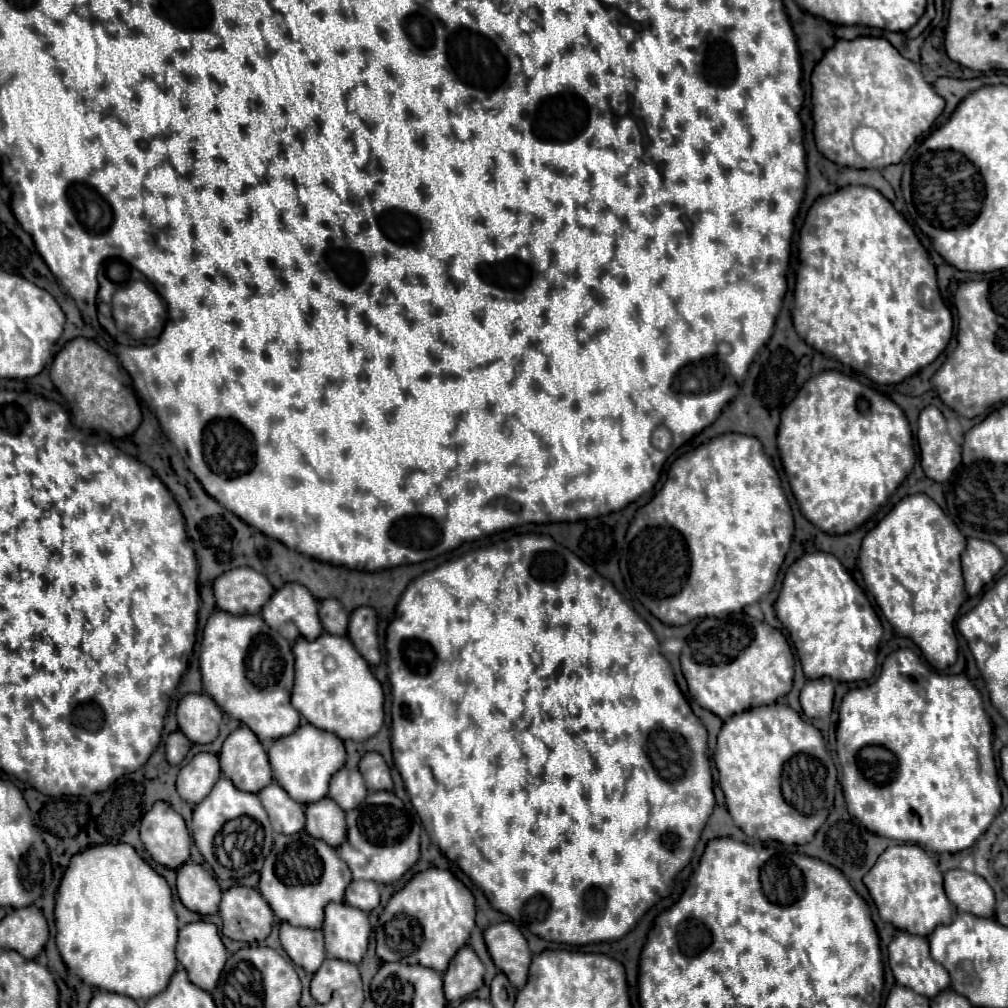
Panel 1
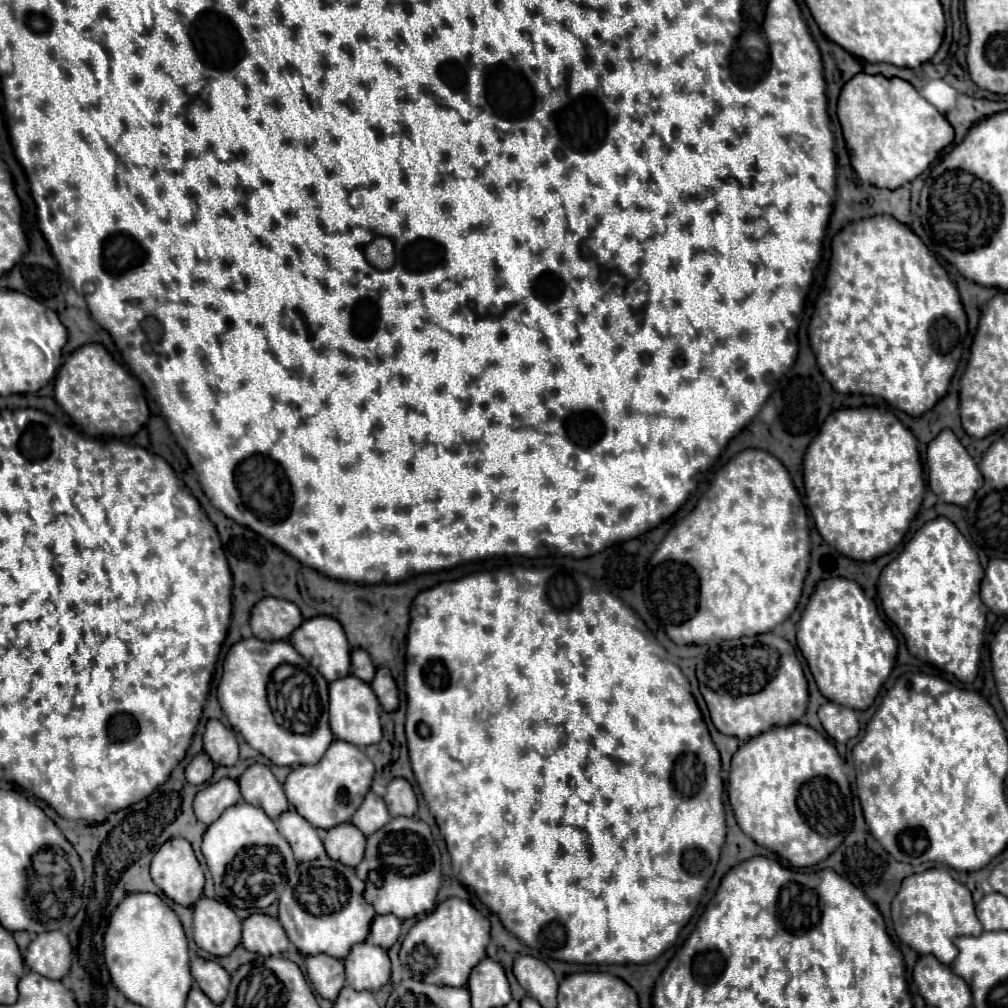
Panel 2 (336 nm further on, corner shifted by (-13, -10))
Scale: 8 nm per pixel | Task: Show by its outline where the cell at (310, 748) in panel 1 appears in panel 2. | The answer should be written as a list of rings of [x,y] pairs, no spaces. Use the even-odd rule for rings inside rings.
[[[334,740],[326,750],[326,756],[318,764],[294,766],[284,782],[288,802],[316,828],[328,830],[342,822],[350,822],[350,816],[362,804],[374,776],[374,764],[368,754],[344,740]]]

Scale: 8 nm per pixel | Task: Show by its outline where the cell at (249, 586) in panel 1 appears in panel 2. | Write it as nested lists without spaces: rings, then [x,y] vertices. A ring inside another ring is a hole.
[[[266,596],[250,610],[250,628],[260,640],[286,640],[298,624],[302,624],[298,606],[284,598]]]

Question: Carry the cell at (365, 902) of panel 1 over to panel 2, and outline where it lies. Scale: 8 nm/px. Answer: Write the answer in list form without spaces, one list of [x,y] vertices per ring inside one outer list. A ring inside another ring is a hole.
[[[378,914],[370,924],[368,940],[380,948],[390,948],[400,936],[402,922],[394,914]]]

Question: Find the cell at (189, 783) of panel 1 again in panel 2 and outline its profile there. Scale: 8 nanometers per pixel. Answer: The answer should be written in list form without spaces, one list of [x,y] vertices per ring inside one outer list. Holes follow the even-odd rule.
[[[222,778],[214,784],[208,784],[204,790],[200,790],[194,798],[194,814],[198,820],[202,820],[206,826],[218,820],[218,816],[240,802],[240,790],[238,782],[232,778]]]

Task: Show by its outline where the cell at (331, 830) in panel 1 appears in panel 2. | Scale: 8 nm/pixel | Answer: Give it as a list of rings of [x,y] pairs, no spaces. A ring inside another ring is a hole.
[[[346,822],[326,830],[324,846],[332,860],[342,862],[346,866],[358,866],[364,856],[366,838],[358,828],[354,828],[354,824]]]

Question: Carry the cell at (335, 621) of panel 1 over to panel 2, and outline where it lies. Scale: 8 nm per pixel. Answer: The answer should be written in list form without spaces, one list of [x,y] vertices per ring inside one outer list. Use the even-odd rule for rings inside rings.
[[[354,648],[352,654],[350,654],[350,660],[352,660],[352,674],[358,676],[360,680],[366,680],[370,682],[374,678],[374,672],[376,672],[376,666],[372,664],[372,658],[366,650],[362,648]]]

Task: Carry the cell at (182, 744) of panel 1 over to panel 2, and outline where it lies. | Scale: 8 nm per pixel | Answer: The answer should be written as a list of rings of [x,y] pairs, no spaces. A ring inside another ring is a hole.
[[[200,752],[186,766],[186,780],[190,784],[204,784],[206,780],[212,778],[212,772],[214,772],[214,764],[210,756],[206,756],[206,752]]]

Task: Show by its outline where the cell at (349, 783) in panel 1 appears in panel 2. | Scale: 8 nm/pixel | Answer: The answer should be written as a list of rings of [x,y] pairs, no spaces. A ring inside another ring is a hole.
[[[372,790],[366,794],[364,802],[356,810],[356,814],[352,816],[352,824],[356,828],[360,828],[364,836],[370,836],[370,832],[376,832],[378,828],[382,828],[382,824],[386,824],[386,820],[390,820],[386,804]]]

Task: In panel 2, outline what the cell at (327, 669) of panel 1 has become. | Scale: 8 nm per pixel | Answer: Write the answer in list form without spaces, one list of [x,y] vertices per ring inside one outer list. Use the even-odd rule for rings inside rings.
[[[352,674],[338,678],[328,686],[328,700],[330,700],[330,710],[328,710],[330,728],[338,740],[346,740],[356,746],[370,746],[370,744],[380,742],[380,738],[382,738],[380,704],[368,682],[352,676]]]

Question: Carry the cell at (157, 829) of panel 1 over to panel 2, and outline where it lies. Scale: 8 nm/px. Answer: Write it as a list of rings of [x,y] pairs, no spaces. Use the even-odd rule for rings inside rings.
[[[170,838],[158,848],[158,852],[154,854],[152,866],[150,866],[150,874],[152,874],[152,880],[162,888],[162,892],[176,904],[192,906],[194,900],[198,900],[202,896],[204,872],[202,872],[200,862],[194,856],[190,842],[184,838]]]

